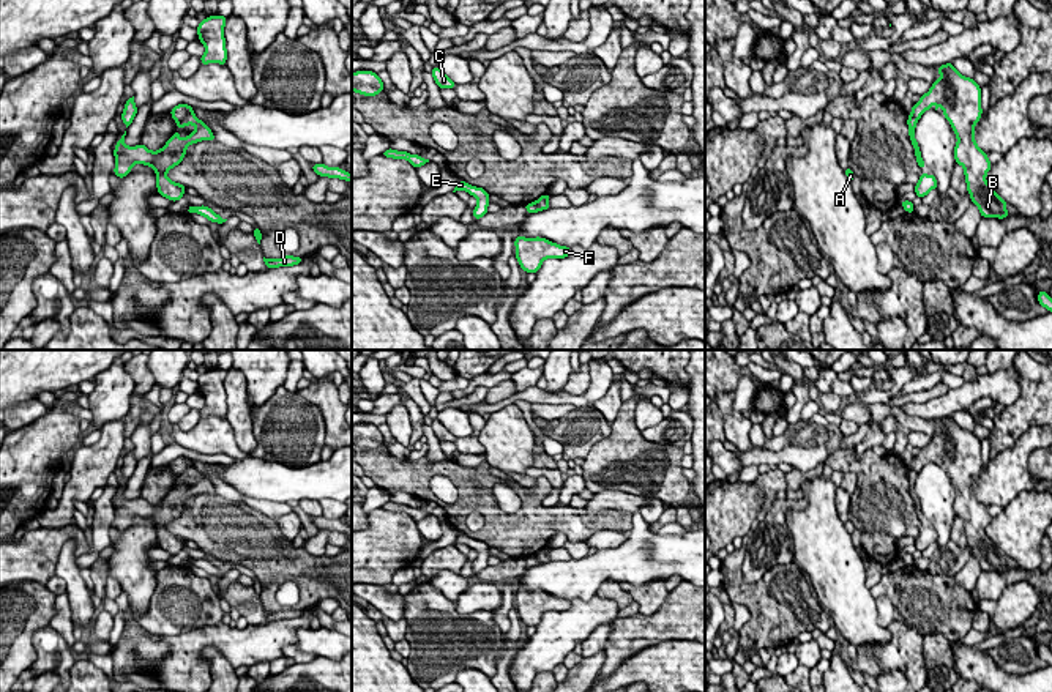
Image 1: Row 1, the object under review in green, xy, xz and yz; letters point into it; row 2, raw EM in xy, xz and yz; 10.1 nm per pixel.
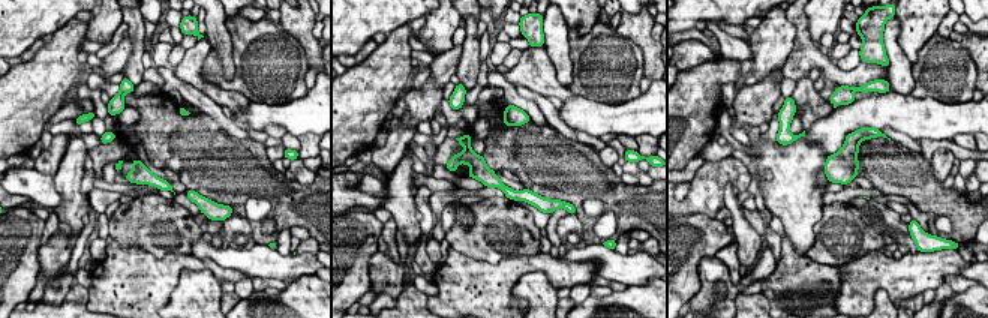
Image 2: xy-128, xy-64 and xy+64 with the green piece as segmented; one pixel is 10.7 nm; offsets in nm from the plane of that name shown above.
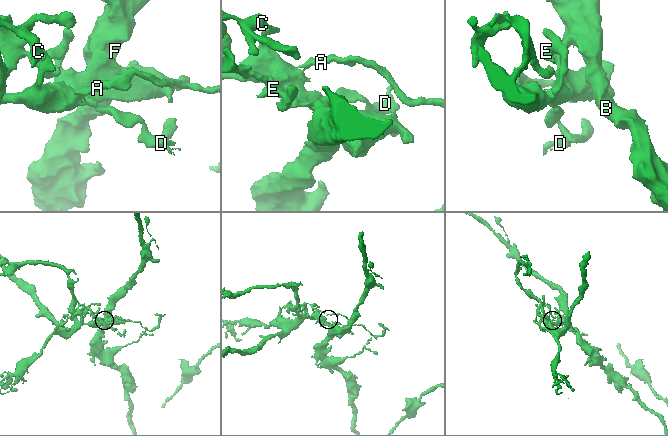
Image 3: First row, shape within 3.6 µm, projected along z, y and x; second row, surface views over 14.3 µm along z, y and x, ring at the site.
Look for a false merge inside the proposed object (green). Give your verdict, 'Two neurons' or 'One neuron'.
Two neurons

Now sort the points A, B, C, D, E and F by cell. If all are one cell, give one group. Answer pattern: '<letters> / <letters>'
A C D E / B F

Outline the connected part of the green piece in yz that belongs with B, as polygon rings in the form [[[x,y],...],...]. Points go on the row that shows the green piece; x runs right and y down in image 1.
[[[953,63],[942,65],[937,71],[940,79],[913,104],[910,115],[920,120],[932,106],[935,110],[943,109],[943,115],[957,137],[954,161],[964,167],[972,203],[979,208],[981,218],[1005,219],[1009,216],[1008,203],[986,181],[992,164],[975,140],[975,125],[983,115],[981,87],[973,79],[962,76]]]

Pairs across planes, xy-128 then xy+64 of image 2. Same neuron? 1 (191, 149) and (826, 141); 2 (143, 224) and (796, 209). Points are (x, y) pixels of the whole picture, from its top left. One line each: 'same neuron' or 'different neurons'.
1: different neurons
2: different neurons

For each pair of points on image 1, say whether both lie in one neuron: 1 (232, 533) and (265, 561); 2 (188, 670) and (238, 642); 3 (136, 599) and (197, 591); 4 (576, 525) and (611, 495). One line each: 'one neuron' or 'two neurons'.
1: one neuron
2: one neuron
3: two neurons
4: two neurons

